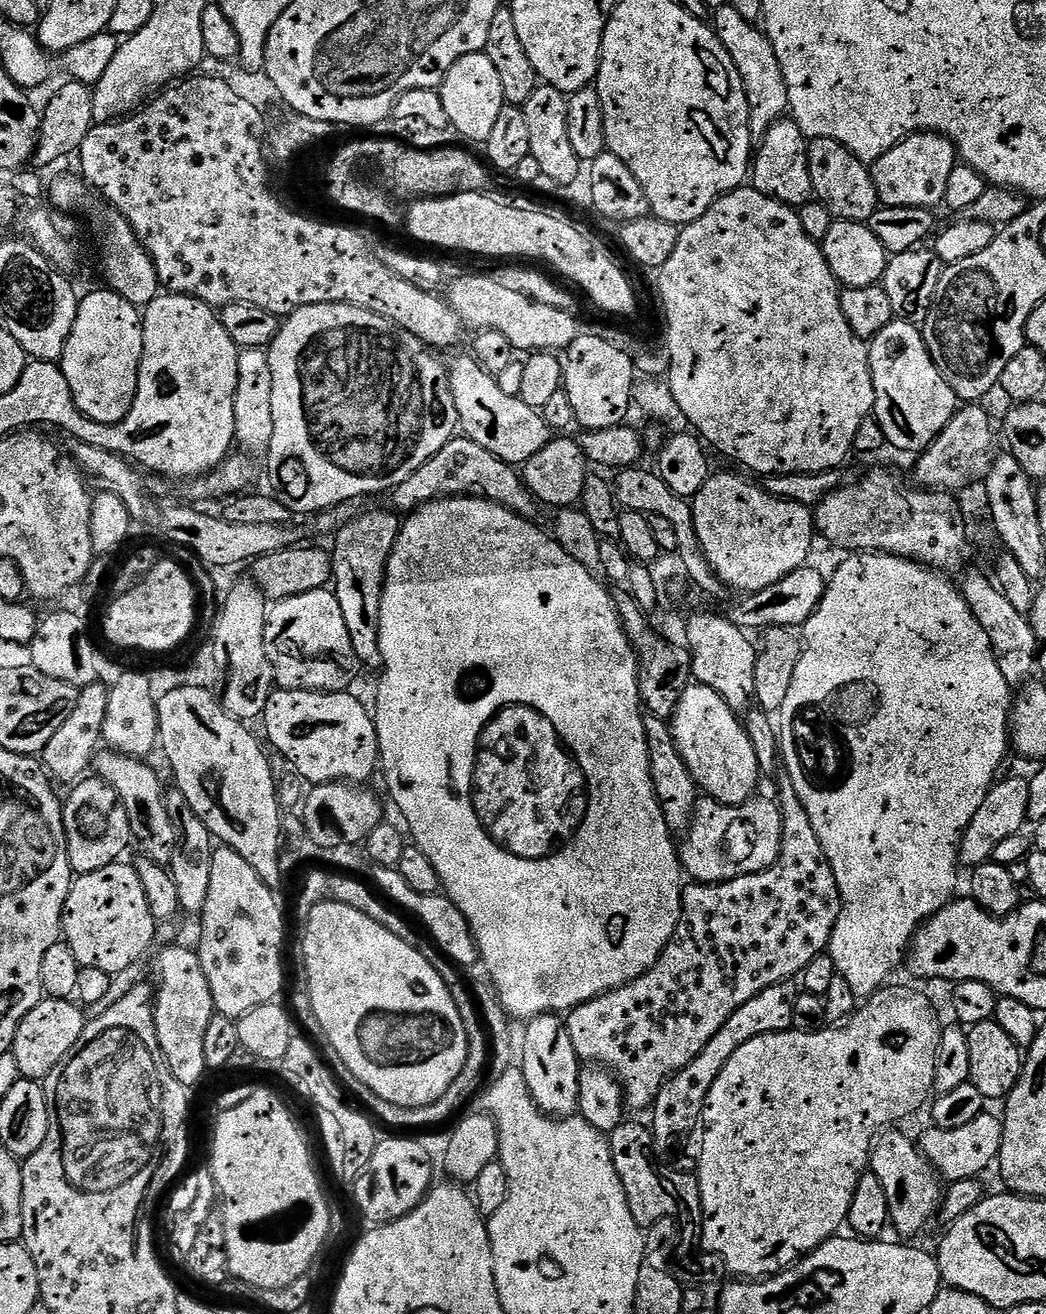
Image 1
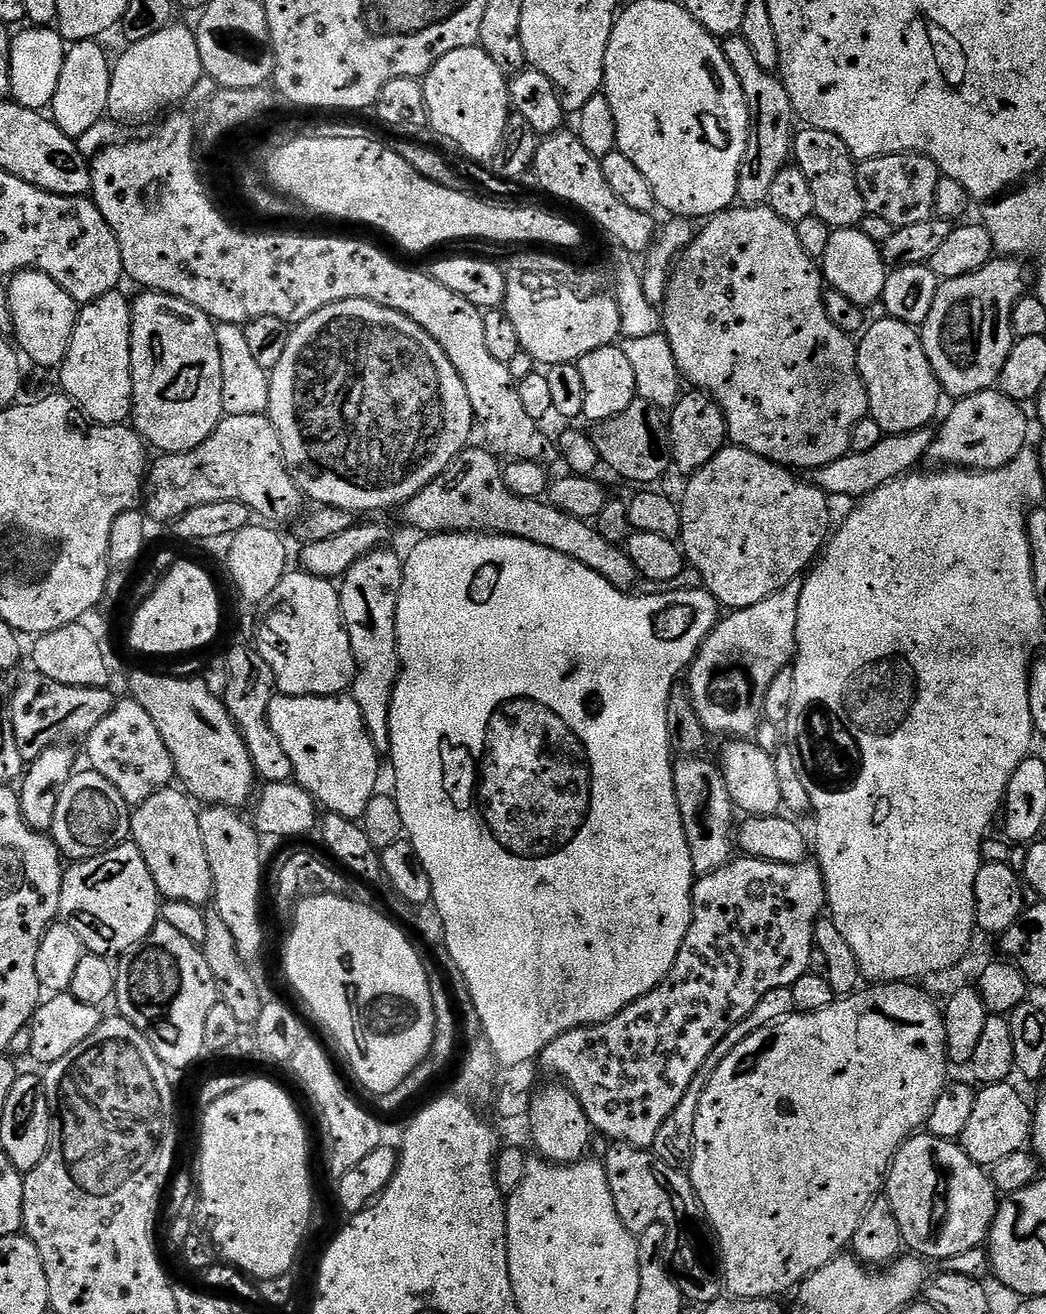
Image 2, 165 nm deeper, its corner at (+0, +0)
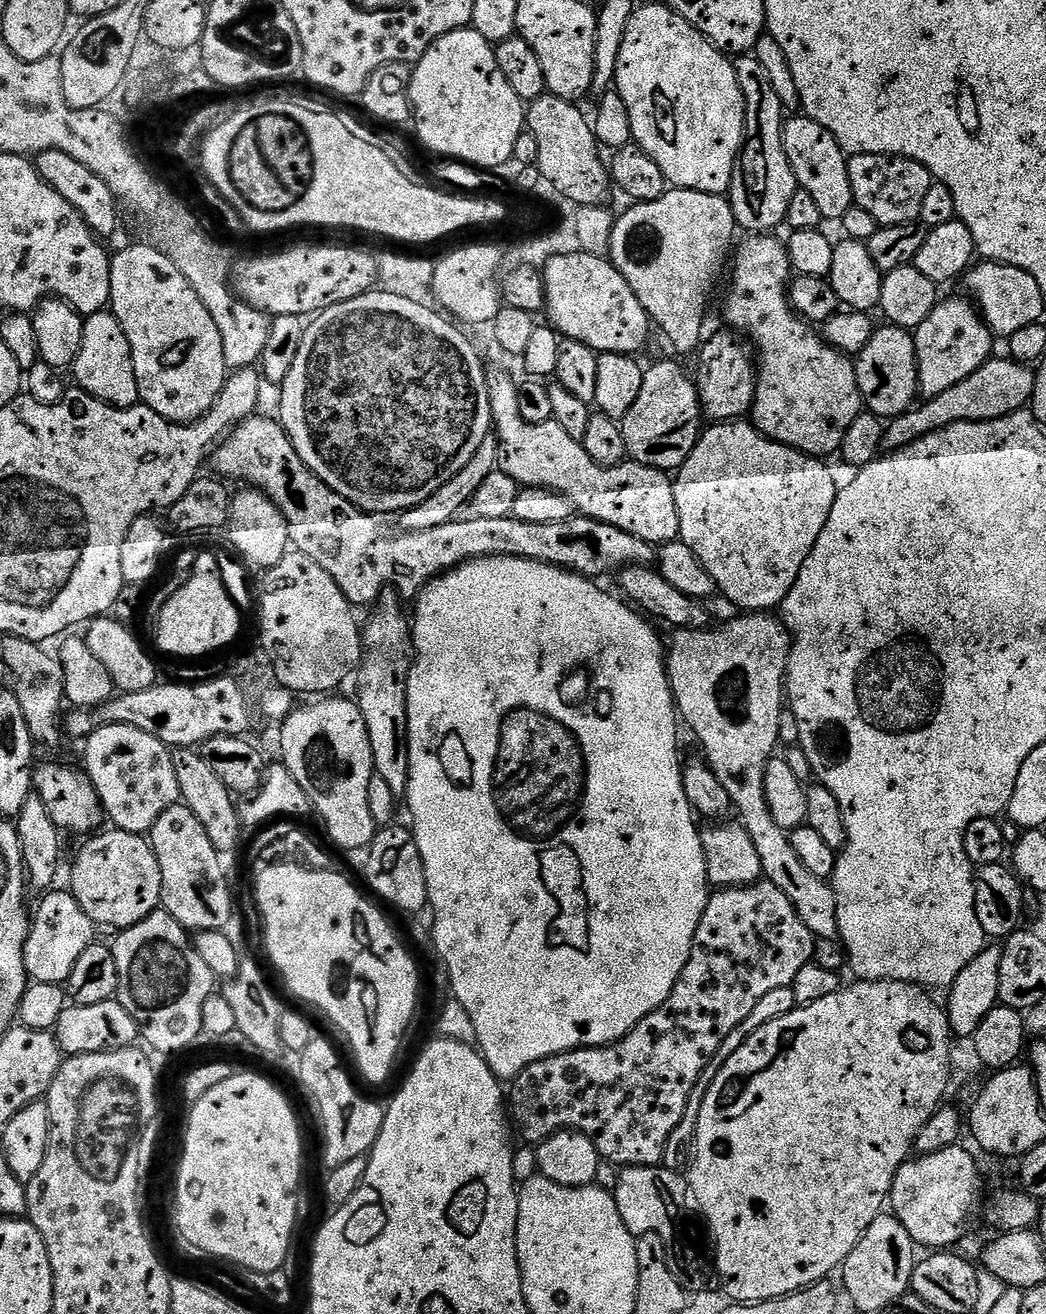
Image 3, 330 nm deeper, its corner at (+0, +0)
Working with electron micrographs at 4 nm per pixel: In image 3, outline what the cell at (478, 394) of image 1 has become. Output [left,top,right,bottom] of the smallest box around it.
[620,360,705,473]

